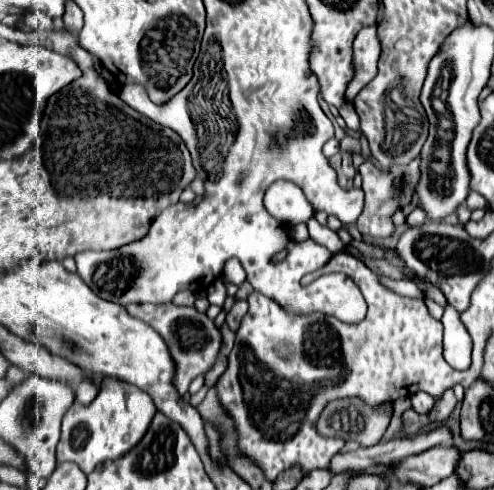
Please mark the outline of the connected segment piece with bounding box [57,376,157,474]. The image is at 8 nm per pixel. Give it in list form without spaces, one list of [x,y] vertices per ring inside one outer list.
[[[105,376],[99,384],[99,394],[89,406],[75,402],[67,410],[57,444],[57,462],[77,462],[81,470],[89,474],[97,464],[129,452],[129,448],[133,448],[141,440],[141,434],[145,434],[145,430],[149,428],[155,412],[157,408],[149,394],[129,382]]]

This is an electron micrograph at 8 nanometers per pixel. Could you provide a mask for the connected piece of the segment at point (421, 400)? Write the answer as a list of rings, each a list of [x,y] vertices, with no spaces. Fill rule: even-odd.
[[[417,392],[417,394],[411,396],[411,406],[413,406],[415,412],[427,414],[427,412],[433,408],[433,398],[429,398],[429,396],[423,394],[423,392]]]

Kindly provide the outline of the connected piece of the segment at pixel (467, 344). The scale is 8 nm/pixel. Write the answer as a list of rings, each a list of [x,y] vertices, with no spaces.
[[[447,304],[441,322],[444,327],[443,356],[453,368],[465,370],[471,364],[471,337],[461,326],[459,312]]]

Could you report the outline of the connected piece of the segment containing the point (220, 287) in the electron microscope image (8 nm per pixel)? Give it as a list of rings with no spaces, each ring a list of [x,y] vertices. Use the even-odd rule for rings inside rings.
[[[221,280],[213,282],[213,284],[209,286],[209,296],[207,296],[209,304],[217,304],[217,306],[223,306],[225,298],[227,298],[227,292],[225,292],[225,284],[223,284]]]

